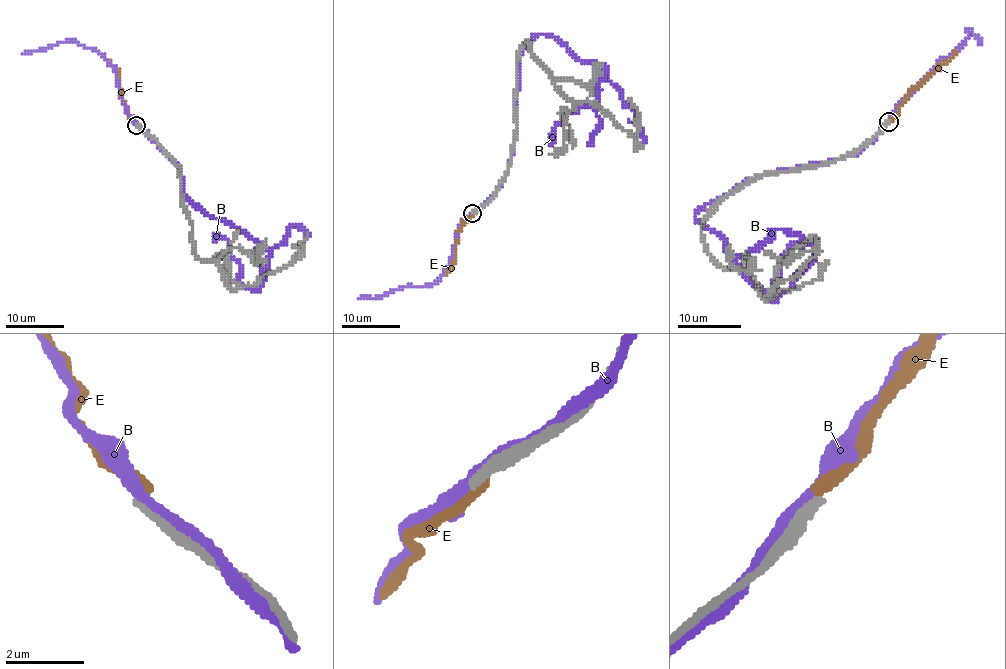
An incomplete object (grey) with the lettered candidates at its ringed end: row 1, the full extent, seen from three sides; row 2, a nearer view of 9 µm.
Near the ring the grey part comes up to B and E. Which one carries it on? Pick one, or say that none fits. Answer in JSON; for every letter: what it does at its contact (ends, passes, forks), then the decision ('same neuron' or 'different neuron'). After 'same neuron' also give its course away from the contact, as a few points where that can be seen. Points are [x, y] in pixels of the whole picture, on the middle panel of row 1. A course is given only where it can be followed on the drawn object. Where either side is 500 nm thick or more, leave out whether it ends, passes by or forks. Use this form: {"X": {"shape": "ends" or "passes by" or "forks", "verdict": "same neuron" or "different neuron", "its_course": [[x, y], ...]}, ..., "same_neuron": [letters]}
{"B": {"shape": "passes by", "verdict": "different neuron"}, "E": {"shape": "ends", "verdict": "different neuron"}, "same_neuron": []}

